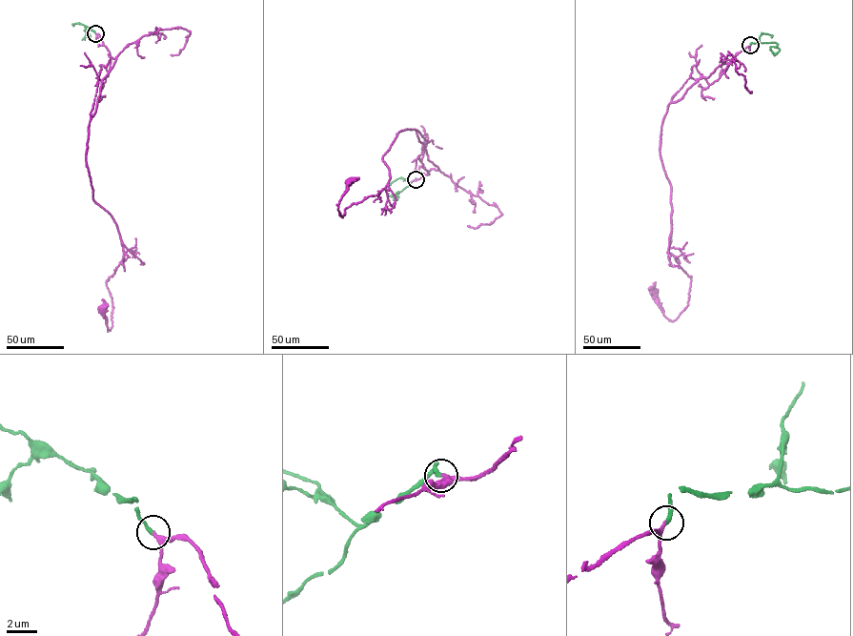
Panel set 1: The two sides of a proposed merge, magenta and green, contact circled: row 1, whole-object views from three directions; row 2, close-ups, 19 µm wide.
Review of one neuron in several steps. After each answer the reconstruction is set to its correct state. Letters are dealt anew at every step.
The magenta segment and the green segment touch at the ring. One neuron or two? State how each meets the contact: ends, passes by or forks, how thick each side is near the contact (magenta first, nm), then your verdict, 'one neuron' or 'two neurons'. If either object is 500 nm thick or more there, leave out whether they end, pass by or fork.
magenta passes by | green ends | 190/240 nm | one neuron

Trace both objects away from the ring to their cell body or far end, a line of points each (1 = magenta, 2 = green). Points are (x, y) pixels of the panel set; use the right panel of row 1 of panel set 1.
1: (750, 45), (669, 105), (660, 150), (671, 190), (669, 253), (691, 276), (688, 306), (669, 320), (654, 292)
2: (750, 45), (751, 43), (776, 43), (776, 47), (770, 48), (774, 55)

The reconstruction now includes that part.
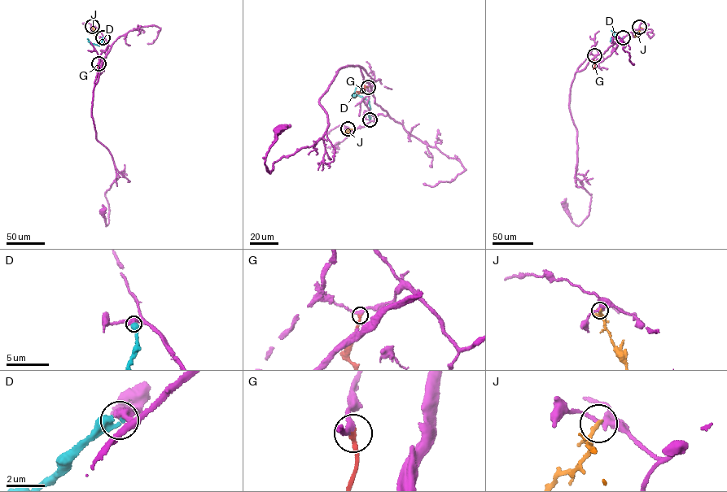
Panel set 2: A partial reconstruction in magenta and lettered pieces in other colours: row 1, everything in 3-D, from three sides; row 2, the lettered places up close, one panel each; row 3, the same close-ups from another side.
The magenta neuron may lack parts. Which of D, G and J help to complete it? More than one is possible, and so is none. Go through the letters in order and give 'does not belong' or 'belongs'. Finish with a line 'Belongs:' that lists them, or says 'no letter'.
D: does not belong
G: belongs
J: does not belong
Belongs: G

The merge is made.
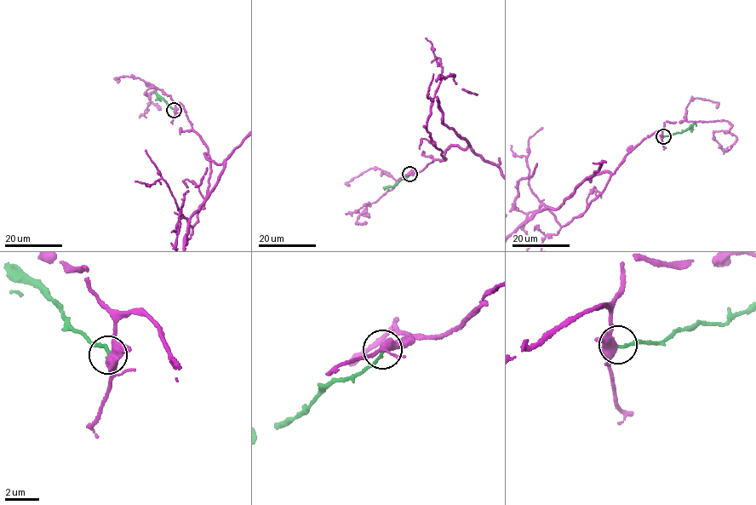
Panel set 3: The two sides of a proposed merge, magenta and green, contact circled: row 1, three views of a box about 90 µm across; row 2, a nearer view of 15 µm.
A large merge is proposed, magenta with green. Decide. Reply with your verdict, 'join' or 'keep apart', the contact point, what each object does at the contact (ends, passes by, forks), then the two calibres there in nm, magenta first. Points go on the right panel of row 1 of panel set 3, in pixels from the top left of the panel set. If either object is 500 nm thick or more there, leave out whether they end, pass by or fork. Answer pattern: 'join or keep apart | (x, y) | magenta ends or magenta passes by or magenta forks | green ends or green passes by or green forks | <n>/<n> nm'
keep apart | (663, 136) | magenta passes by | green ends | 480/180 nm

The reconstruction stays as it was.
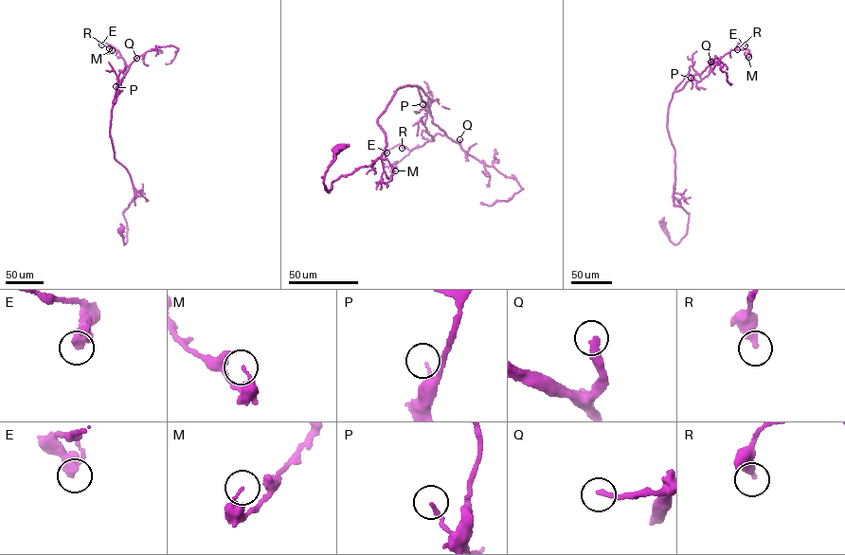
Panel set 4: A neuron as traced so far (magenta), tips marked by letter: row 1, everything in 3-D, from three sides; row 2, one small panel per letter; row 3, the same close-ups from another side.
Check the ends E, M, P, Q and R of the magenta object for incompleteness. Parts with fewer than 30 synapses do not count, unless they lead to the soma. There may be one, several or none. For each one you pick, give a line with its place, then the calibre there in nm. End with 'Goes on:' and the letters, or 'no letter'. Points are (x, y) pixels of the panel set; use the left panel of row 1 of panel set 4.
Q: at (136, 58); 280 nm thick
Goes on: Q

